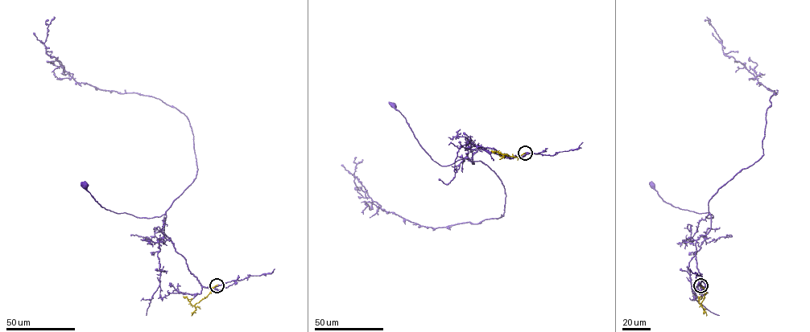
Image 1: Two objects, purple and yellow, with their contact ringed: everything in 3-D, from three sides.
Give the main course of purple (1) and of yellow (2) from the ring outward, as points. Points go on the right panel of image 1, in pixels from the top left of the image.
1: (700, 284), (705, 286), (695, 243), (710, 227), (711, 215), (706, 216), (712, 215), (675, 207), (651, 185)
2: (700, 284), (704, 292), (701, 305), (698, 297)

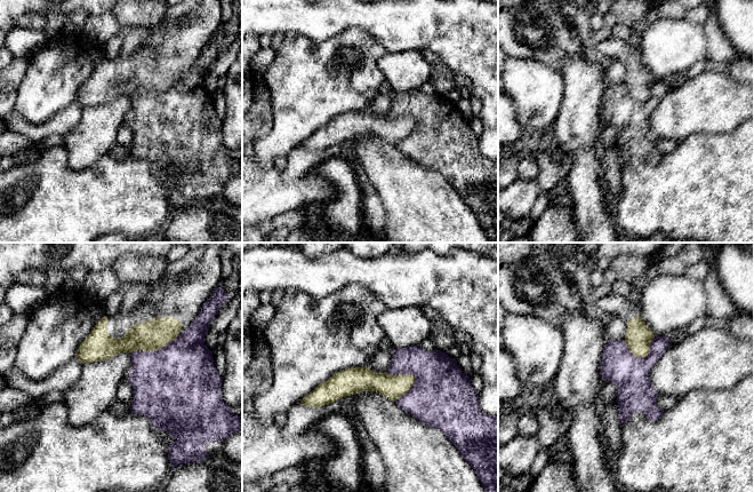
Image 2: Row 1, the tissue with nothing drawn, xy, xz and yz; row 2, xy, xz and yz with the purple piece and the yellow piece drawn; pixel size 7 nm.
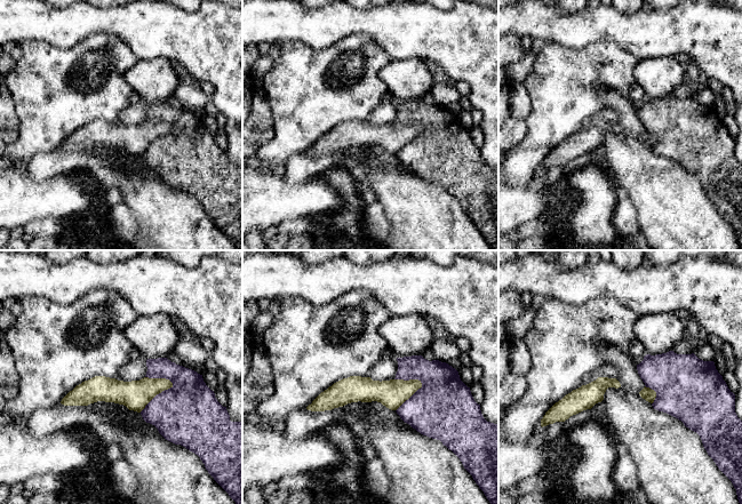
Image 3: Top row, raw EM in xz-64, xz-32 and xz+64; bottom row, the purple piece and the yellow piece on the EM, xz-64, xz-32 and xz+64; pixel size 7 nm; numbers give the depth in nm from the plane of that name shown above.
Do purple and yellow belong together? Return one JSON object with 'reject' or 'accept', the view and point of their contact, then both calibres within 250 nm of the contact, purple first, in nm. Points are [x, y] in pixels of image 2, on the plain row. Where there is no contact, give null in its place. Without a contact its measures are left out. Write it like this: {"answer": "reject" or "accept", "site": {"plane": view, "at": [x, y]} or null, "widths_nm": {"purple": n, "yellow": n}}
{"answer": "reject", "site": {"plane": "xz", "at": [410, 133]}, "widths_nm": {"purple": 440, "yellow": 170}}

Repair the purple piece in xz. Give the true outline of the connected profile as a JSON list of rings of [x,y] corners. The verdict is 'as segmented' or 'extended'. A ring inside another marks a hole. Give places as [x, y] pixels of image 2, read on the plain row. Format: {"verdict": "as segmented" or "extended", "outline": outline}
{"verdict": "as segmented", "outline": [[[419,89],[398,92],[393,93],[392,108],[386,117],[416,121],[410,134],[395,146],[417,164],[440,173],[472,209],[489,243],[498,243],[498,160],[481,154],[479,138],[457,104],[436,93],[426,95]]]}

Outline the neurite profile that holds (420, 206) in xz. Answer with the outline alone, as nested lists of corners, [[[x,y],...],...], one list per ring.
[[[362,135],[355,140],[355,158],[362,167],[361,177],[372,184],[386,213],[384,238],[388,243],[489,243],[472,209],[440,173],[417,164],[377,135]]]

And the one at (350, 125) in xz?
[[[351,111],[335,117],[307,137],[300,146],[320,151],[362,135],[377,135],[395,145],[412,130],[416,121],[409,118],[391,119],[372,116],[369,111]]]

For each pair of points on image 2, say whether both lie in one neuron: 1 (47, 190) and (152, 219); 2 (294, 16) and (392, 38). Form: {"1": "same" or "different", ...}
{"1": "same", "2": "same"}

